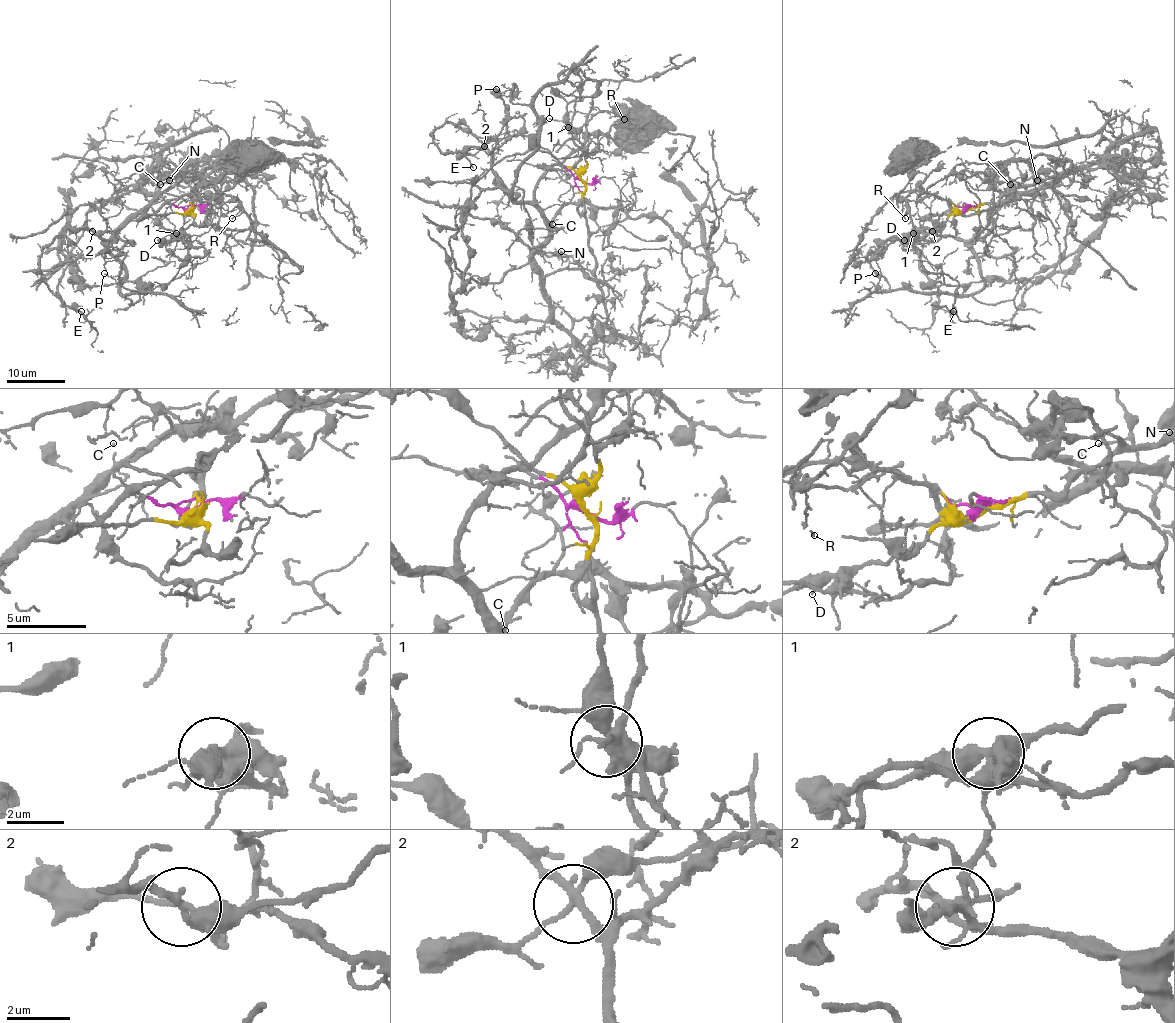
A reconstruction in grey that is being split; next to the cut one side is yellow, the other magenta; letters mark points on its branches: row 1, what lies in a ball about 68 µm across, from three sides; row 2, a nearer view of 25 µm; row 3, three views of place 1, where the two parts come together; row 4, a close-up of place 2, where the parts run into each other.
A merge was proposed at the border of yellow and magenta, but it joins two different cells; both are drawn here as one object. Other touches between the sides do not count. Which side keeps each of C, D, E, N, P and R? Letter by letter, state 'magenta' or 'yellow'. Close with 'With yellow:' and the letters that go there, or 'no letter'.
C: magenta
D: yellow
E: magenta
N: magenta
P: magenta
R: magenta
With yellow: D

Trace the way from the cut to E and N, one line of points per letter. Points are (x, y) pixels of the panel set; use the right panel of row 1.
E: (966, 210), (988, 223), (970, 239), (908, 235), (938, 305), (954, 311)
N: (966, 210), (951, 204), (960, 214), (992, 211), (1018, 194), (1032, 194), (1061, 179), (1046, 185), (1036, 180)

